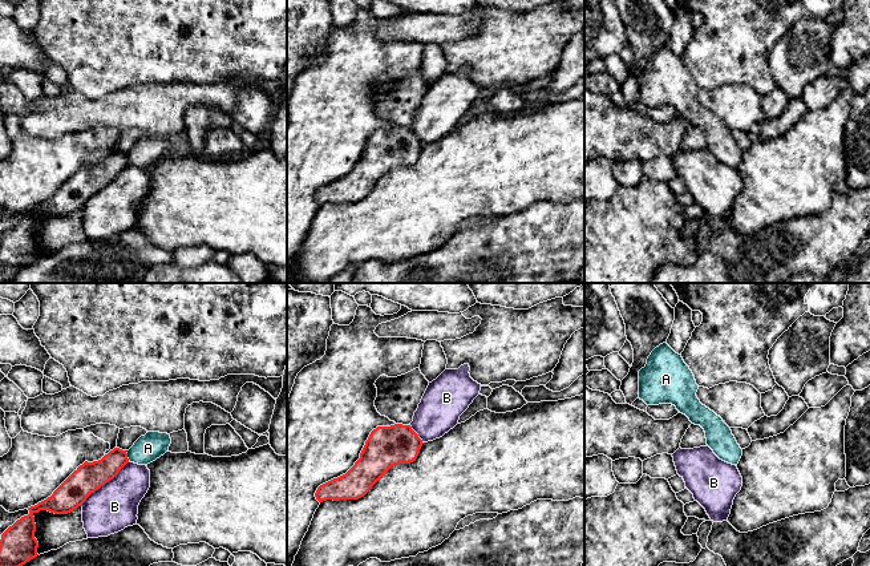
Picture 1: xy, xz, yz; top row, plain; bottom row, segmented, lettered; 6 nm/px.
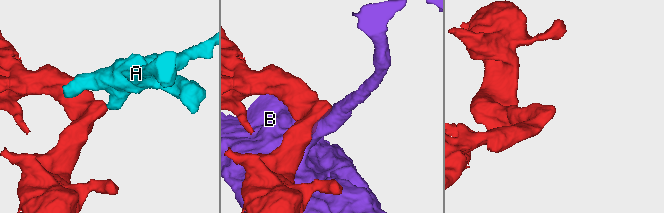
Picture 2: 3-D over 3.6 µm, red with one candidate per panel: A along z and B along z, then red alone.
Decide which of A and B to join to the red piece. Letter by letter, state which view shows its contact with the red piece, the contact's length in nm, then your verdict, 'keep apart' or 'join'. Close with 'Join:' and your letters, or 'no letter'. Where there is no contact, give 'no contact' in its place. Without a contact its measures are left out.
A: meets red in xy; contact 70 nm long; keep apart
B: meets red in xy; contact 400 nm long; keep apart
Join: no letter

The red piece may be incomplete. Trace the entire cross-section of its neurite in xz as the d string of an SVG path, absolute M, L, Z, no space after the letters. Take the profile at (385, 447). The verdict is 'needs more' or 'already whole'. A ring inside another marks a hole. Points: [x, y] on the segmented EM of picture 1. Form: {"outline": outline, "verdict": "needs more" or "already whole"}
{"outline": "M410 425L377 426L371 432L355 465L345 474L320 485L316 500L364 497L392 466L416 461L422 444Z", "verdict": "already whole"}

